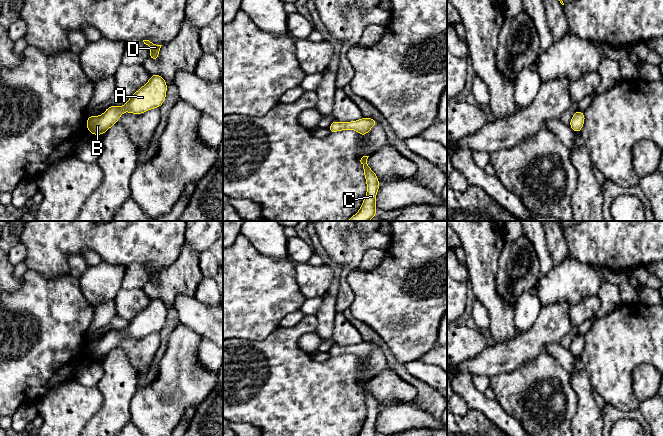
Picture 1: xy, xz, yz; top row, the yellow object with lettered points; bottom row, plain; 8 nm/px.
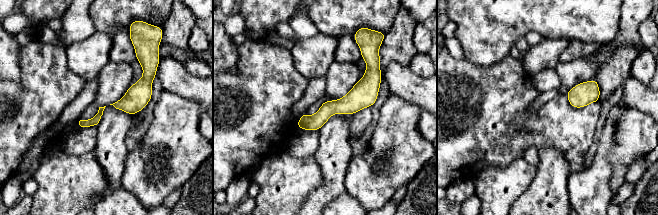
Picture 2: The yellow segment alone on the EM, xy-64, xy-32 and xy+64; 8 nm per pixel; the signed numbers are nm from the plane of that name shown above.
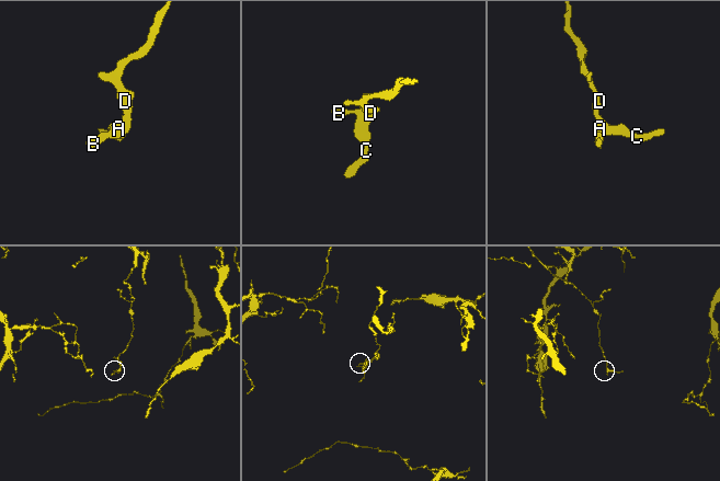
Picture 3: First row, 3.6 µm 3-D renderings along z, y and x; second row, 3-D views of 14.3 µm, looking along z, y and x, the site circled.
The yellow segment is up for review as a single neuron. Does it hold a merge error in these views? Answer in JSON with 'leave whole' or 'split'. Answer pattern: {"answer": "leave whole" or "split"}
{"answer": "leave whole"}

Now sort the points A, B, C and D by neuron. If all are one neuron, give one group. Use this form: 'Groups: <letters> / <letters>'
Groups: A B C D

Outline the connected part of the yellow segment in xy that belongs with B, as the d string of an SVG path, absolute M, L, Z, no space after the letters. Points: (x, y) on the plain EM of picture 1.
M151 298L149 305L137 314L124 330L110 329L100 340L89 339L86 350L92 359L104 359L127 335L140 339L153 332L160 332L166 322L167 307L158 298Z

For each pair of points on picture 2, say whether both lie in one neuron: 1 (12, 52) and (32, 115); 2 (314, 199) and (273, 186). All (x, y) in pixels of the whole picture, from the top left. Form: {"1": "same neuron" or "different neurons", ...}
{"1": "different neurons", "2": "different neurons"}

